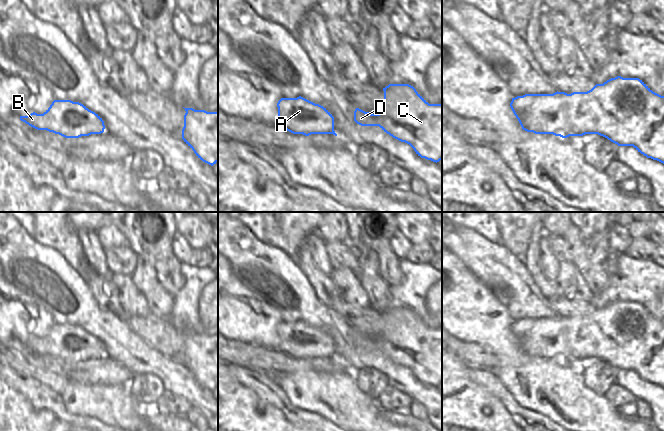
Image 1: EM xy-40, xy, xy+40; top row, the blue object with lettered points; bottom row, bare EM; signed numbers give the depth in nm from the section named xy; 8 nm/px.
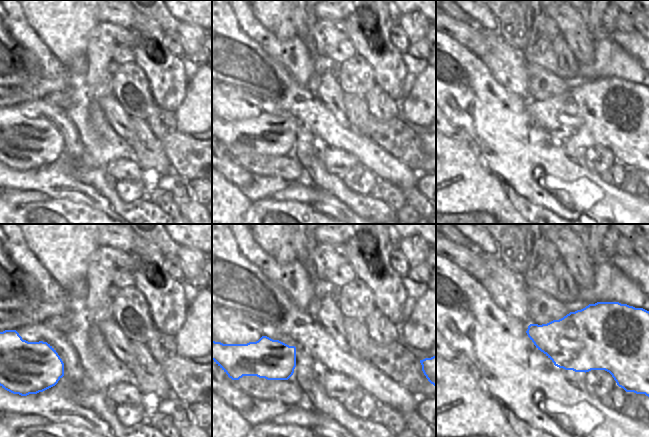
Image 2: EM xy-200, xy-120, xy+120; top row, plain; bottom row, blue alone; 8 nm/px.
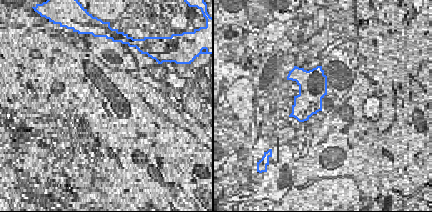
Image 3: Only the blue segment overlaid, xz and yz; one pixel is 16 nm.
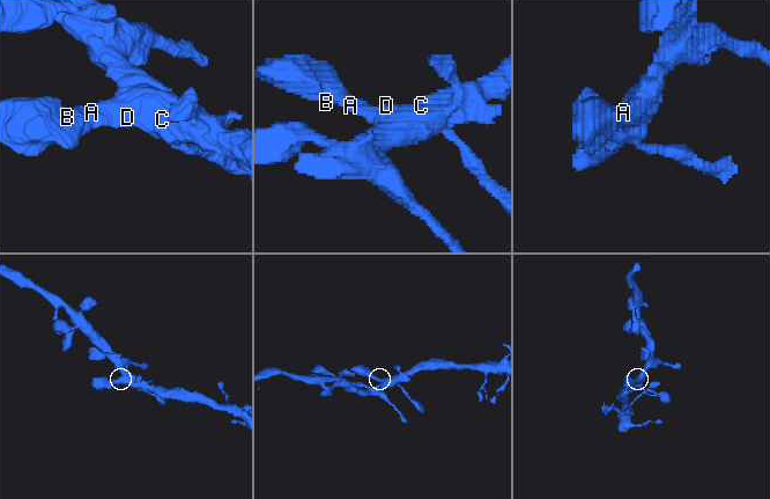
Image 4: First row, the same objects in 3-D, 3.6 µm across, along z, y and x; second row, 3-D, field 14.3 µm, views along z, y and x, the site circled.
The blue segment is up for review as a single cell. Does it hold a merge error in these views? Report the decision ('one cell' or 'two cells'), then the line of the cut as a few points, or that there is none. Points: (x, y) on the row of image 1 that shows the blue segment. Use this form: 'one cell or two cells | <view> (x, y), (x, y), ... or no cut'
one cell | no cut

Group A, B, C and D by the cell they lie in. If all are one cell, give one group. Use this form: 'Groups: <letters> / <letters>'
Groups: A B C D

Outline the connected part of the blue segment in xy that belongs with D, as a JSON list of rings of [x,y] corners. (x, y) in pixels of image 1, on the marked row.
[[[389,84],[384,91],[384,107],[379,114],[371,114],[359,108],[354,111],[354,121],[361,126],[379,126],[393,138],[409,144],[421,158],[439,162],[442,160],[442,104],[429,104],[409,84]]]

